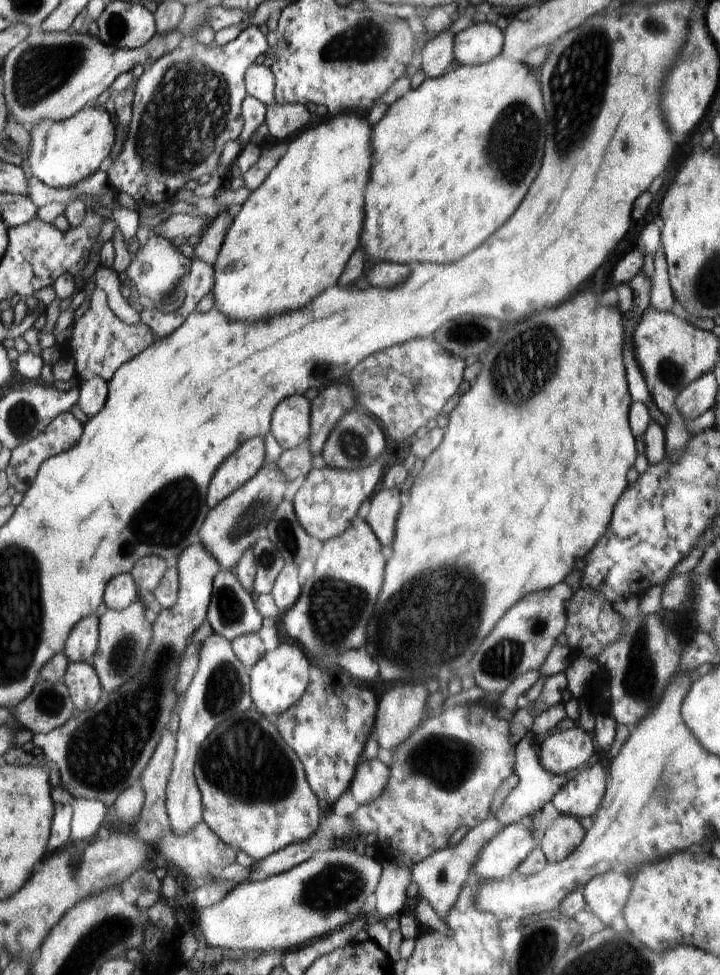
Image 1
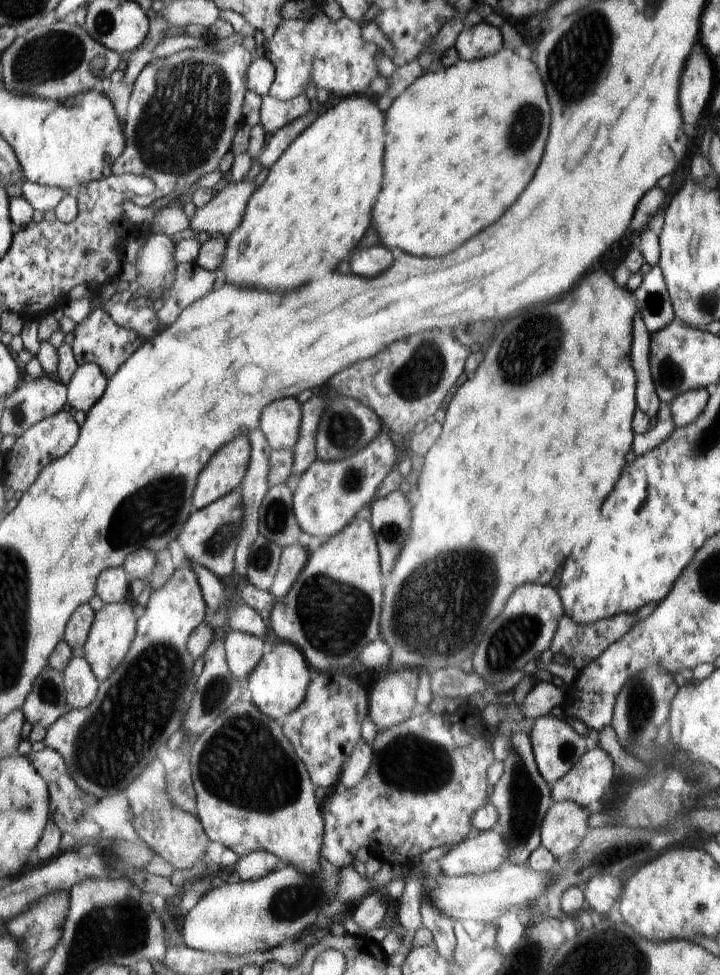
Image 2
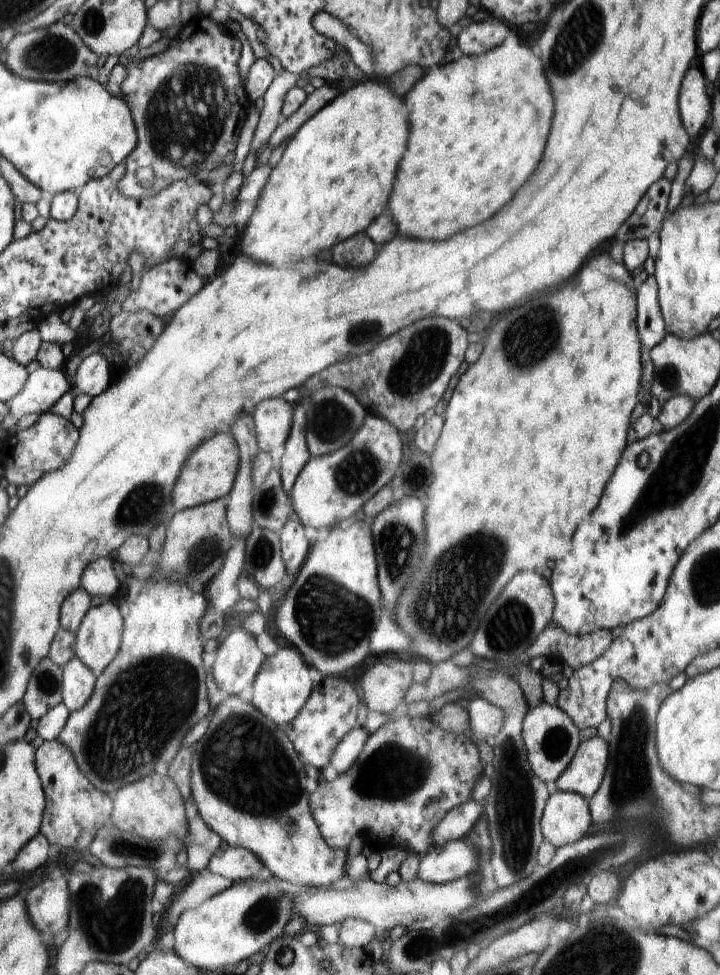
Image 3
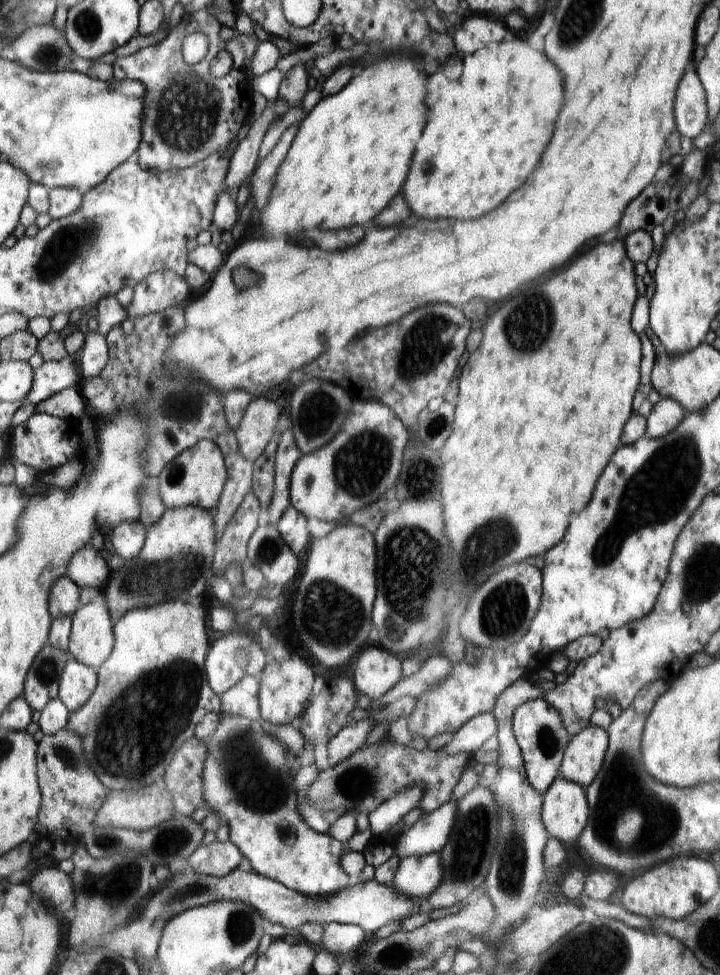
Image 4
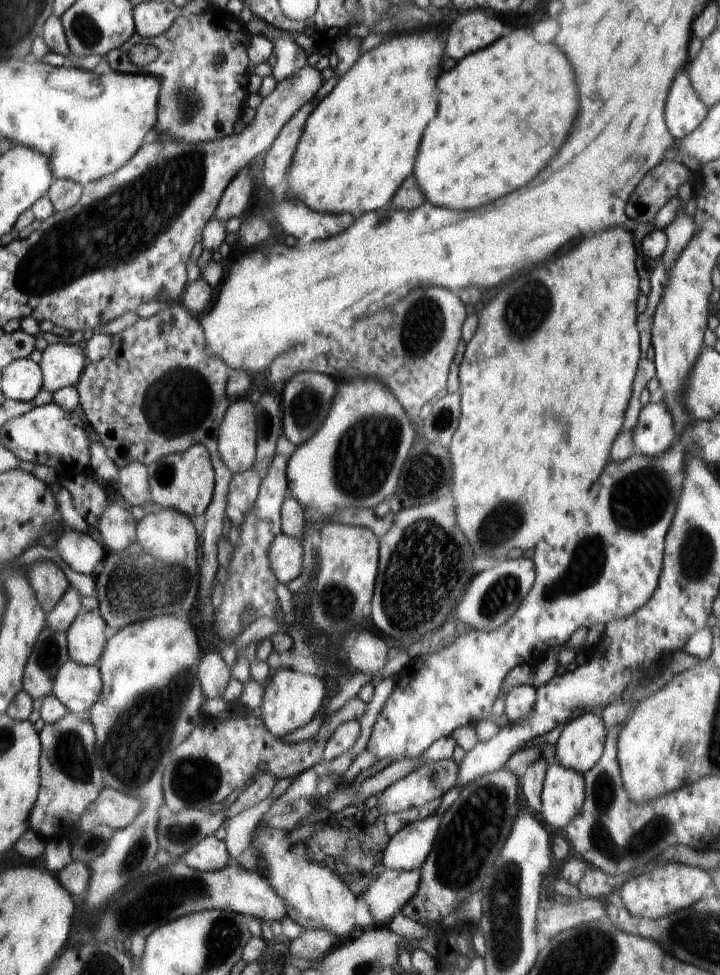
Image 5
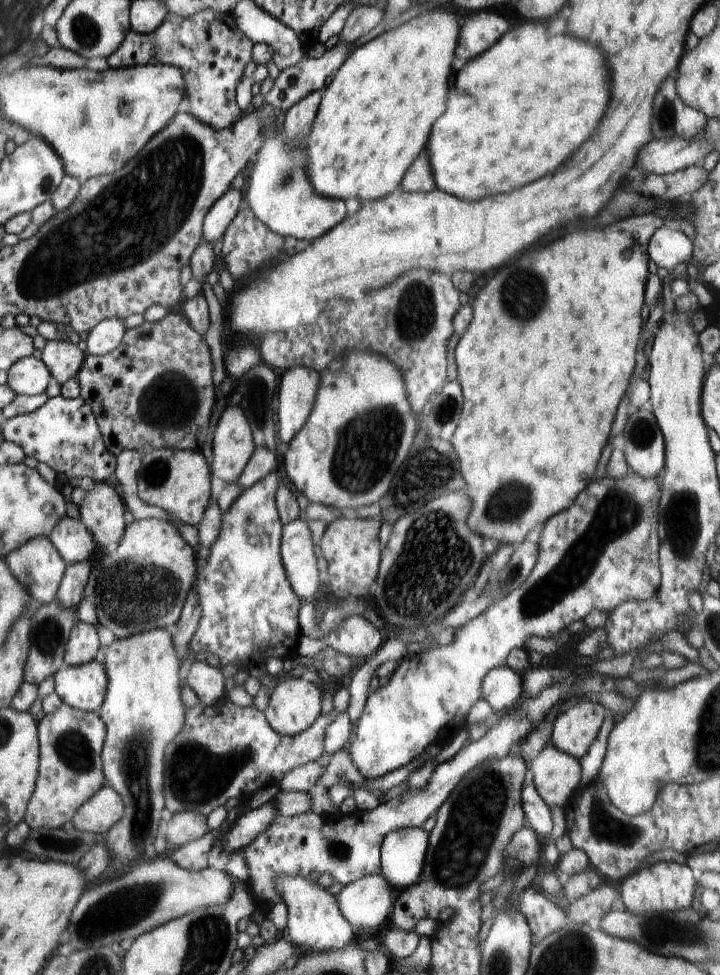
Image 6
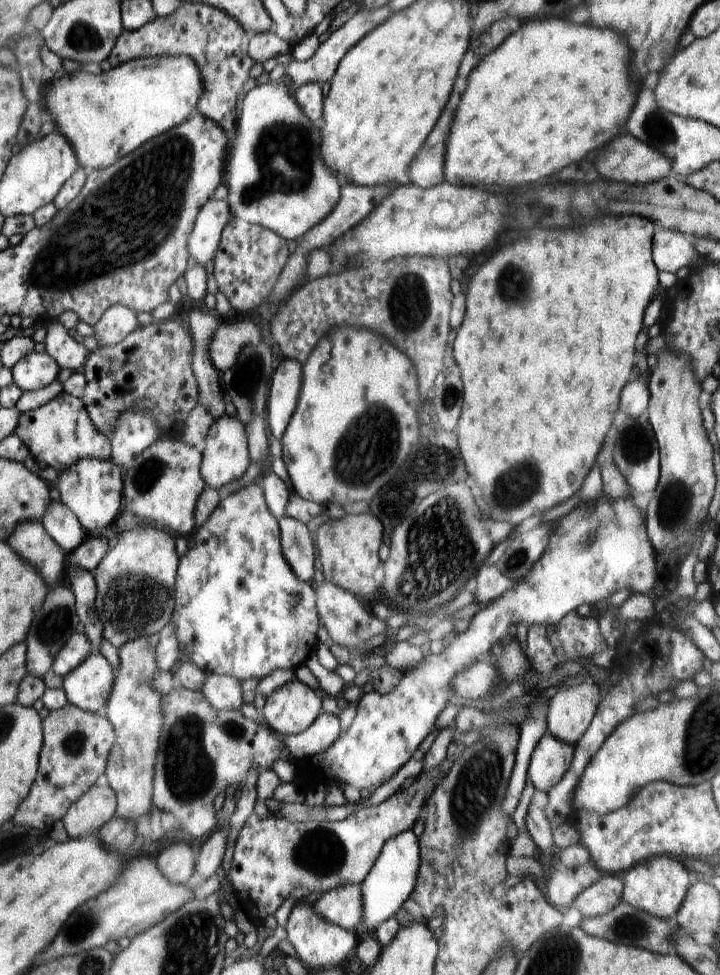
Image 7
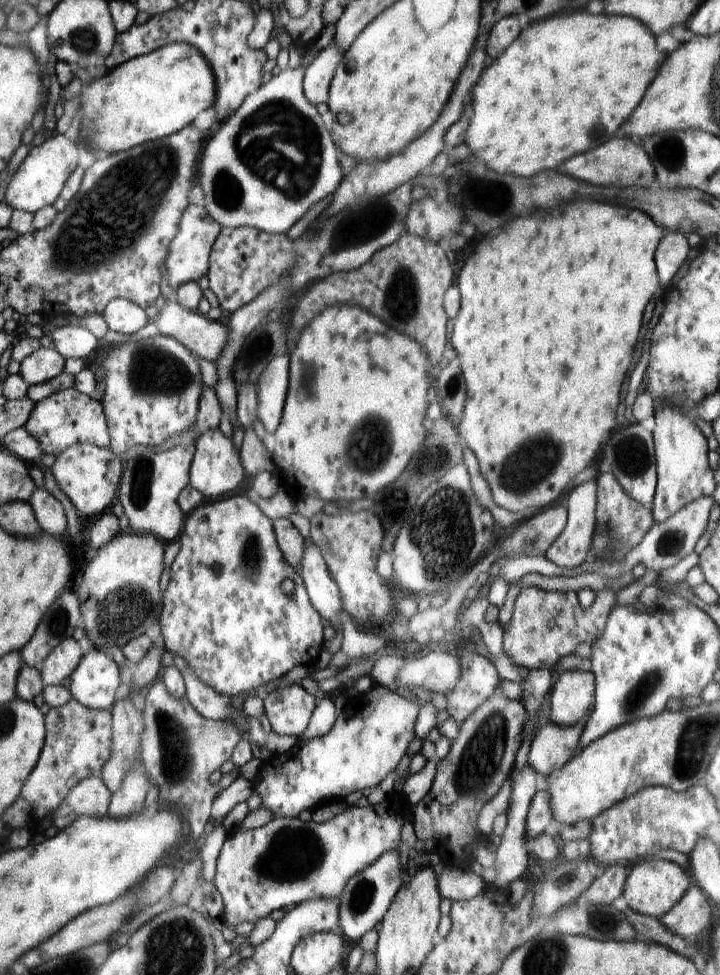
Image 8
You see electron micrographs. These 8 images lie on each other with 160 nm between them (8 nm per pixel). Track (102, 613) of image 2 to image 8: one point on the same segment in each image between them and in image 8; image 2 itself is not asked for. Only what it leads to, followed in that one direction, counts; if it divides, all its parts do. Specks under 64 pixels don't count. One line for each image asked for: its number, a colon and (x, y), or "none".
3: (100, 634)
4: (91, 642)
5: (85, 638)
6: (83, 646)
7: (77, 648)
8: (61, 664)

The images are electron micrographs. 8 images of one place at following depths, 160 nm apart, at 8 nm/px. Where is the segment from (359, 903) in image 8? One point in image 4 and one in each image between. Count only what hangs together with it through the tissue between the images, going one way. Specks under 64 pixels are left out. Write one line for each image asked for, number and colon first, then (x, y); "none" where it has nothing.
4: (429, 835)
5: (409, 848)
6: (404, 850)
7: (393, 879)

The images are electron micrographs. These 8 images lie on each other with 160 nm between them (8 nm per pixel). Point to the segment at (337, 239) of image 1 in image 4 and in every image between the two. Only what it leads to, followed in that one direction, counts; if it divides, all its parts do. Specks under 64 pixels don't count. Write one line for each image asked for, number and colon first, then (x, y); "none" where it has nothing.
2: (328, 177)
3: (315, 196)
4: (350, 156)

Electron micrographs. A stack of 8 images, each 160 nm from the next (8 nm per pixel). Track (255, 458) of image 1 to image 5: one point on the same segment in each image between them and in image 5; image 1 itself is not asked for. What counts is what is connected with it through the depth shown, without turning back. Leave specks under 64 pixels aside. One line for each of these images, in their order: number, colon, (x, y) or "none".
2: (225, 474)
3: (210, 473)
4: (196, 478)
5: (184, 482)

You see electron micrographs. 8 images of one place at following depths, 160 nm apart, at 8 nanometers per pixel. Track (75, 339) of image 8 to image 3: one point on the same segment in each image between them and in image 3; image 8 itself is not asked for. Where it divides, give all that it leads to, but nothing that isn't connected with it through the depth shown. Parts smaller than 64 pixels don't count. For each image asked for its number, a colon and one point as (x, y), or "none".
3: (45, 386)
4: (53, 376)
5: (62, 364)
6: (64, 359)
7: (64, 346)

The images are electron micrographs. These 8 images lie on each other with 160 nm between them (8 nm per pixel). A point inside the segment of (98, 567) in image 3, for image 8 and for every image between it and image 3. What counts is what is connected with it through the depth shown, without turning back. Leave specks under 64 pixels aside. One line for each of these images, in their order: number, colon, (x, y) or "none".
4: (88, 569)
5: (80, 551)
6: (74, 542)
7: (60, 522)
8: (49, 513)

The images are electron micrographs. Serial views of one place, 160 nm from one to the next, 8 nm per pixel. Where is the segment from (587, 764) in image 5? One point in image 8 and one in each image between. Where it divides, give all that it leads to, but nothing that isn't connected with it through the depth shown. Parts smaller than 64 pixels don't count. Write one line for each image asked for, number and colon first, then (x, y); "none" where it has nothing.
6: (575, 730)
7: (570, 711)
8: (574, 691)

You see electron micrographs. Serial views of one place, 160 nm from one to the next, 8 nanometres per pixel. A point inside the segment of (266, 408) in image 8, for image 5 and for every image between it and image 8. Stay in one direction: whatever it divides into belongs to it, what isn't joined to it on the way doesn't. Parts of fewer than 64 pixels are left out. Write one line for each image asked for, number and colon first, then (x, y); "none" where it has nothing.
5: (306, 399)
6: (298, 385)
7: (287, 378)

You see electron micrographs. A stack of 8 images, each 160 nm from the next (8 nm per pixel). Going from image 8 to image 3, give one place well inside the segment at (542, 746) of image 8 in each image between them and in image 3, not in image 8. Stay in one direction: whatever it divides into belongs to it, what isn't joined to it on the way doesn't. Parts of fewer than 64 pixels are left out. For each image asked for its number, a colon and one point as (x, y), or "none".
3: (566, 818)
4: (564, 812)
5: (563, 794)
6: (557, 775)
7: (551, 758)

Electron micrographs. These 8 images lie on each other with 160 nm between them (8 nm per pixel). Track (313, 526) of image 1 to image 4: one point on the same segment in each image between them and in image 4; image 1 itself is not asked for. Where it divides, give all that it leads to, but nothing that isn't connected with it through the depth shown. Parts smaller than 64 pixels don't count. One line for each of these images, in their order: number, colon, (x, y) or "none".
2: (328, 494)
3: (331, 487)
4: (364, 461)

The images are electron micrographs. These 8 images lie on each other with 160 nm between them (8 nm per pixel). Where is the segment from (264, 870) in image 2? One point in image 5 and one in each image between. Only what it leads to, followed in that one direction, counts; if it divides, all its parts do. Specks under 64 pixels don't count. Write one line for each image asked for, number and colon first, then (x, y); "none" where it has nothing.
3: (235, 863)
4: (216, 858)
5: (210, 854)

